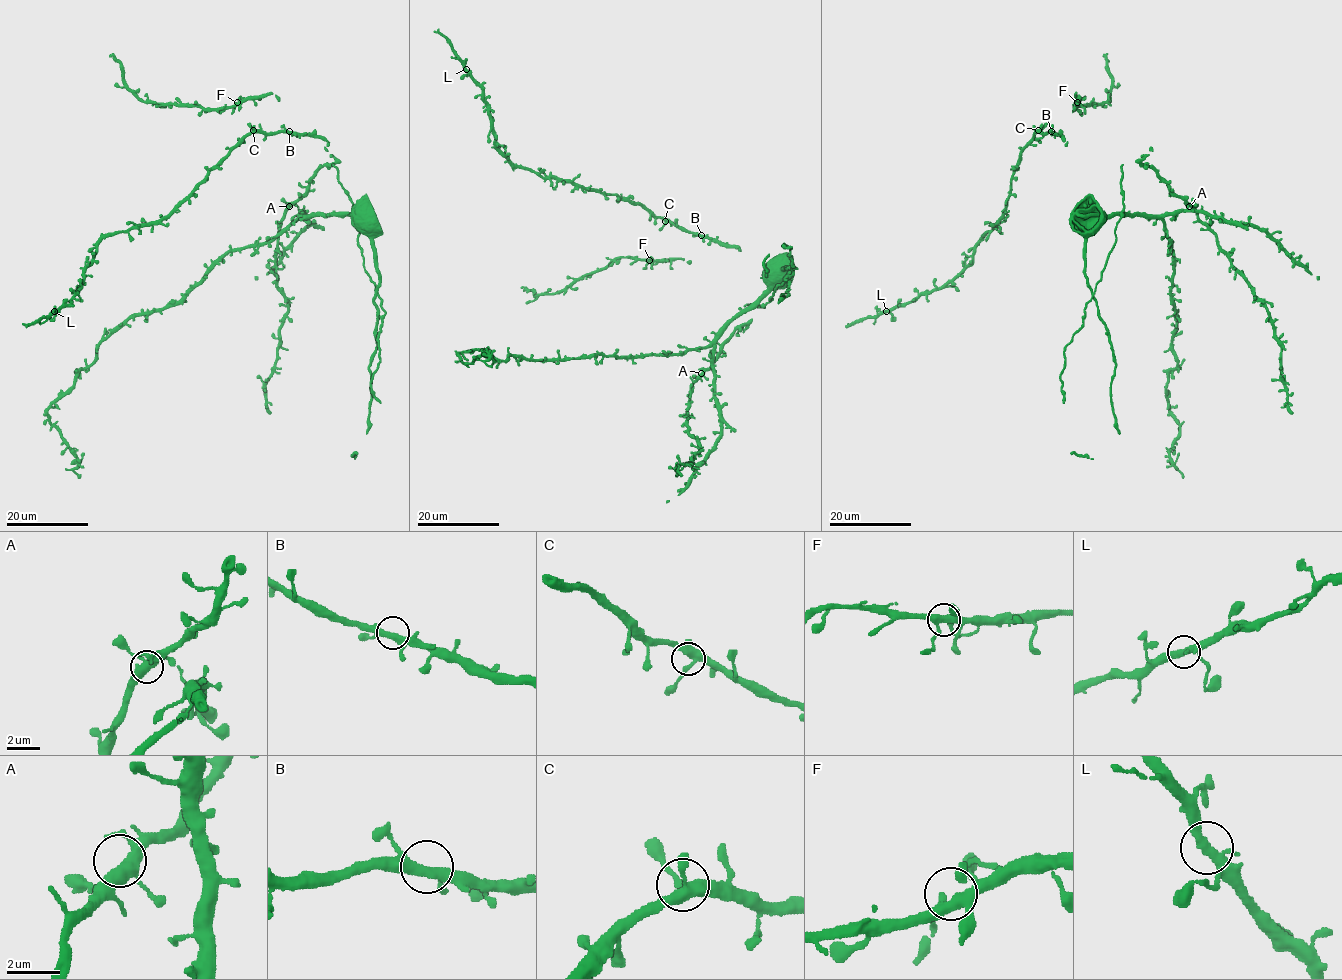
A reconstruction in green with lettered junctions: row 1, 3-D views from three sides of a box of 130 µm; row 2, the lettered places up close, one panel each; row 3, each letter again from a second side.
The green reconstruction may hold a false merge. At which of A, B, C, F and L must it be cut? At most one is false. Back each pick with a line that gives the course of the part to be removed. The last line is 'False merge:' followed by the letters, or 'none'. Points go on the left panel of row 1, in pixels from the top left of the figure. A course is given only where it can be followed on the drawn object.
False merge: none

